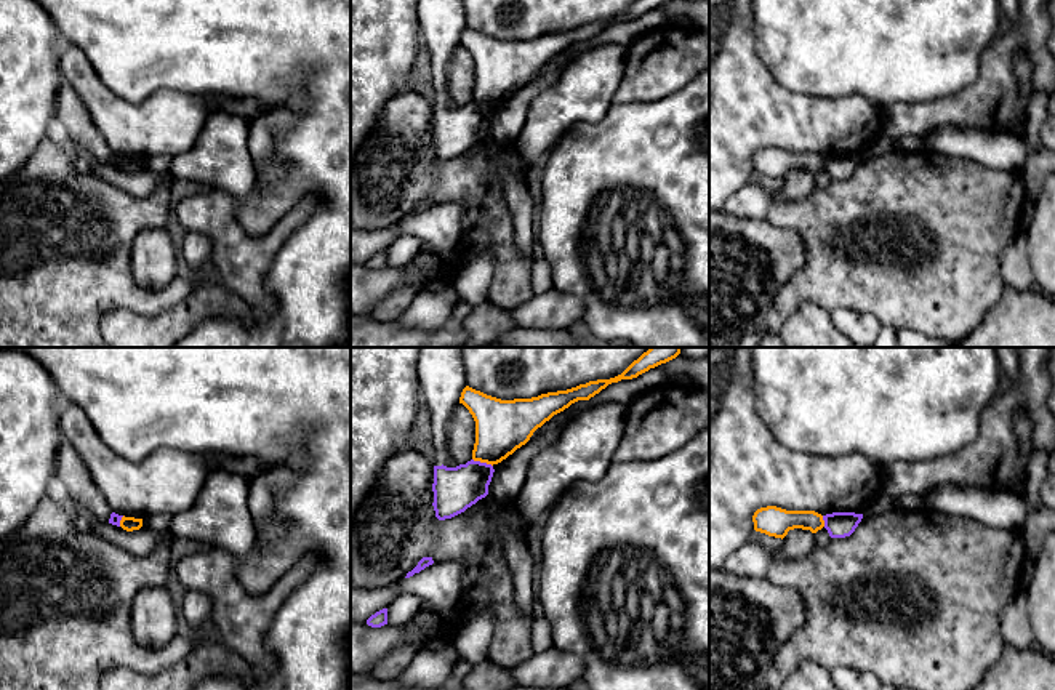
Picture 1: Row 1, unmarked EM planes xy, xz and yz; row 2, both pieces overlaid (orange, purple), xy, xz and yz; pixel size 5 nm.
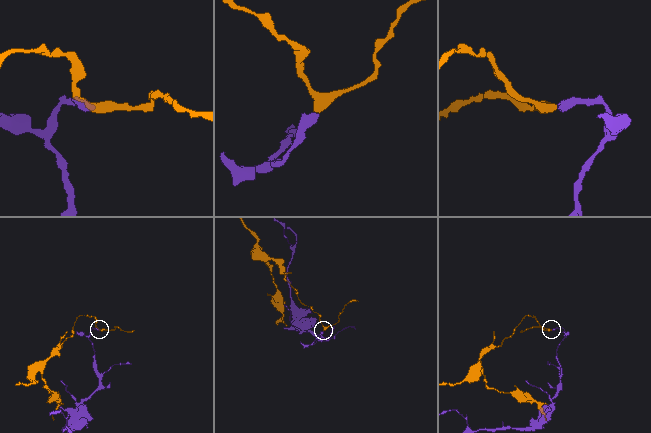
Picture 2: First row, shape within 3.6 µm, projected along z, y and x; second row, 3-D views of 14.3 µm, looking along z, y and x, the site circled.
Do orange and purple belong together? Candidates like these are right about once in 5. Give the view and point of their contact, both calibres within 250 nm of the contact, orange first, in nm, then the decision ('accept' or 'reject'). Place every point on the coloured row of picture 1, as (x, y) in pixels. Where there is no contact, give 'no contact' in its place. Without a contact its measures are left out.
xz (482, 461) | 280/220 nm | reject

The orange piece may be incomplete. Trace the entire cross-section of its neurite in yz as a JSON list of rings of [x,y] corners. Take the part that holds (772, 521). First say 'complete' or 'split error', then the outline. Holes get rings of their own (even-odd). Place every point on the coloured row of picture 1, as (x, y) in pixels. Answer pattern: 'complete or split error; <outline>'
complete; [[[776,506],[757,509],[752,522],[756,532],[781,540],[794,528],[816,533],[824,527],[823,515],[815,511],[786,511]]]

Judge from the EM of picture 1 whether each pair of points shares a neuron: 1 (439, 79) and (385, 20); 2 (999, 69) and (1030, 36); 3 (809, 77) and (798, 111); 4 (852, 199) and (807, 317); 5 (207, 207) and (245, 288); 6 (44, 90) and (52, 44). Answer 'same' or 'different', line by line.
1: different
2: same
3: different
4: different
5: same
6: same

